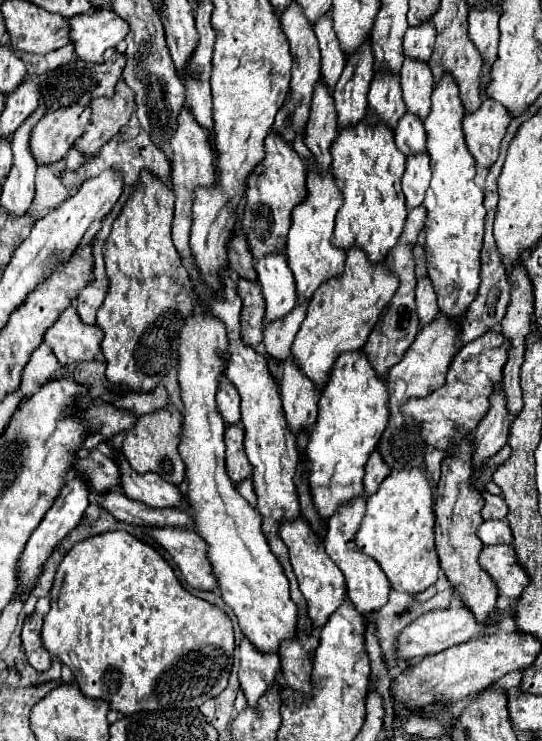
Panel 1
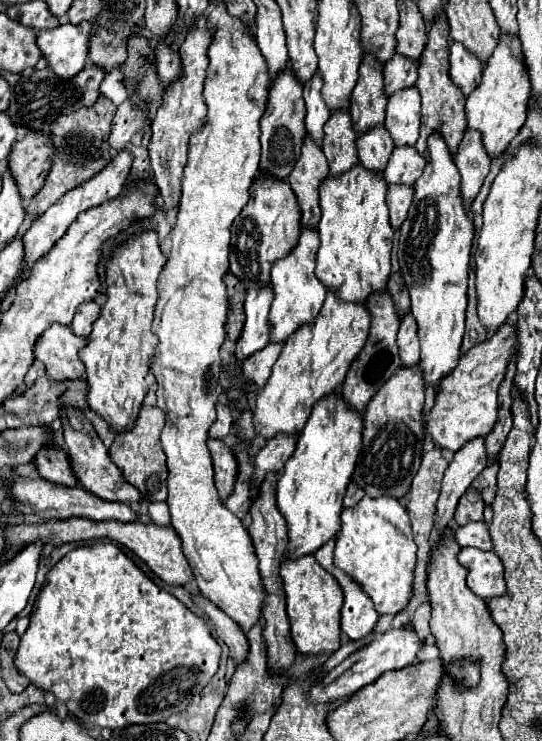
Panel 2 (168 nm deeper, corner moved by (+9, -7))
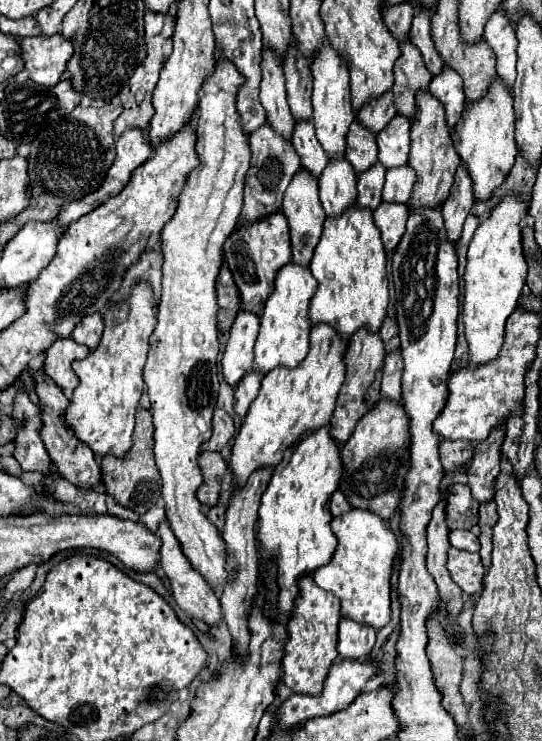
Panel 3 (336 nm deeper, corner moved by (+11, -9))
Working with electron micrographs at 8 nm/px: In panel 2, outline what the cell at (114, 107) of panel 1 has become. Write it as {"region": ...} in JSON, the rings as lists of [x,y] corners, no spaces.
{"region":[[[100,96],[94,106],[80,108],[80,110],[68,114],[68,116],[60,116],[58,120],[54,120],[50,124],[48,134],[50,134],[50,142],[54,146],[52,168],[46,176],[46,182],[44,182],[42,190],[24,208],[26,214],[30,214],[36,220],[68,190],[78,188],[80,184],[90,180],[90,176],[96,176],[102,168],[106,168],[106,164],[112,160],[112,152],[110,152],[112,148],[106,140],[110,136],[110,122],[114,118],[114,112],[116,112],[116,106],[108,98]]]}

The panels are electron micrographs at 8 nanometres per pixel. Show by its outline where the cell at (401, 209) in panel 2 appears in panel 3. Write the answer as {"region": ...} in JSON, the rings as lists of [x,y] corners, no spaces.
{"region":[[[382,202],[374,210],[374,224],[382,232],[382,242],[386,250],[394,250],[400,242],[408,220],[408,206],[398,202]]]}

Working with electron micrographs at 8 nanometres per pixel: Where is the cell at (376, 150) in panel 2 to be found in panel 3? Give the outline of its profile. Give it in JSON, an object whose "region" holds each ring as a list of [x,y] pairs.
{"region":[[[376,162],[364,174],[358,174],[358,206],[376,208],[382,202],[382,184],[384,184],[384,166]]]}

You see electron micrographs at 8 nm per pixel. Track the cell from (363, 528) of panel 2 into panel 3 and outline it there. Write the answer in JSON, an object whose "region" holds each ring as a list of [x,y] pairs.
{"region":[[[352,508],[348,514],[340,514],[332,520],[332,532],[338,538],[338,548],[332,560],[314,572],[314,582],[340,598],[342,616],[370,624],[376,630],[386,626],[390,622],[392,566],[400,550],[390,524],[368,510]]]}

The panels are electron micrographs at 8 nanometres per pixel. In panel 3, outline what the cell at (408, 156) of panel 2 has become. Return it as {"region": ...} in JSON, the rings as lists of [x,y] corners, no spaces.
{"region":[[[408,164],[388,170],[382,190],[382,200],[406,204],[408,198],[412,198],[414,182],[416,182],[416,174],[412,174],[412,168]]]}

